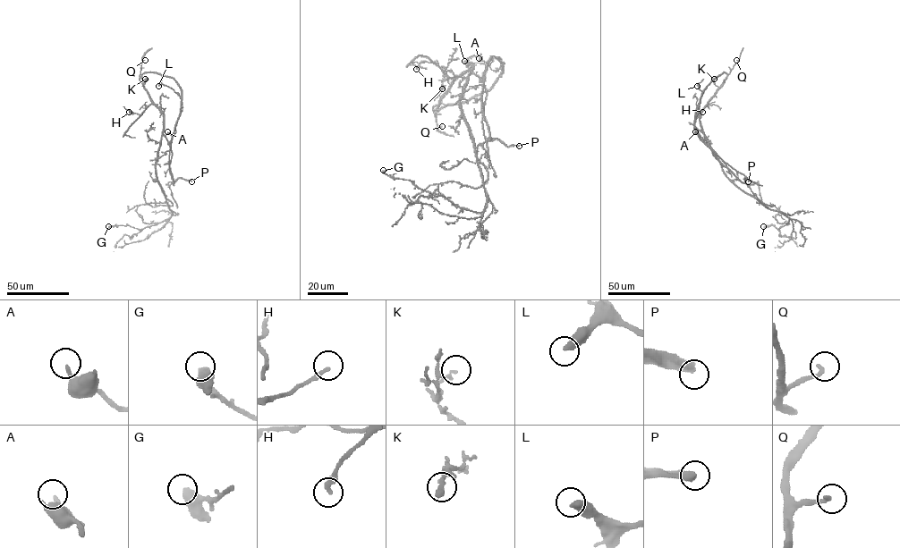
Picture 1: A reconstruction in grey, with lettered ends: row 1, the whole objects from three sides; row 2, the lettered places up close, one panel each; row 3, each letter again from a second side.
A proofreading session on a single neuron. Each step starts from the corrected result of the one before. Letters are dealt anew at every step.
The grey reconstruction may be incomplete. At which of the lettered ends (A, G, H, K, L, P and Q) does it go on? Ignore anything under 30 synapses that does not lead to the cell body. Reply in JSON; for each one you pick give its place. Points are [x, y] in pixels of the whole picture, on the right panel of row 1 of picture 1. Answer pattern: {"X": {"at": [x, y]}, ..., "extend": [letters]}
{"A": {"at": [695, 131]}, "L": {"at": [697, 86]}, "P": {"at": [748, 181]}, "extend": ["A", "L", "P"]}

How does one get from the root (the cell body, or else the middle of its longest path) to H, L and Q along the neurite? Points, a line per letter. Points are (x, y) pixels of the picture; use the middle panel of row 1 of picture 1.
H: (461, 107), (460, 97), (472, 66), (455, 78), (450, 78), (435, 62), (422, 62), (416, 69)
L: (461, 107), (461, 95), (482, 84), (490, 58), (497, 57), (502, 66), (493, 70), (484, 63), (464, 61)
Q: (461, 107), (460, 97), (472, 66), (454, 80), (441, 102), (434, 106), (437, 128), (442, 126)

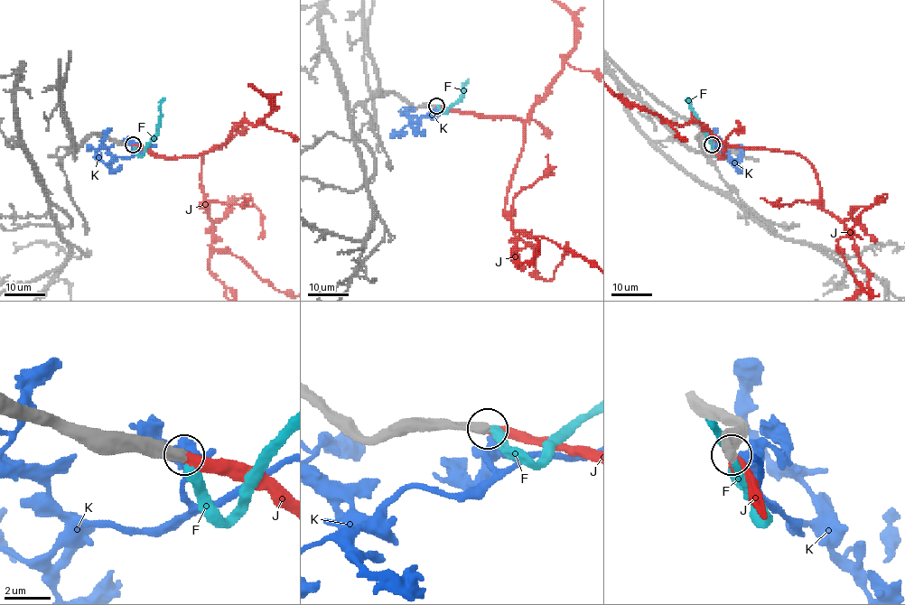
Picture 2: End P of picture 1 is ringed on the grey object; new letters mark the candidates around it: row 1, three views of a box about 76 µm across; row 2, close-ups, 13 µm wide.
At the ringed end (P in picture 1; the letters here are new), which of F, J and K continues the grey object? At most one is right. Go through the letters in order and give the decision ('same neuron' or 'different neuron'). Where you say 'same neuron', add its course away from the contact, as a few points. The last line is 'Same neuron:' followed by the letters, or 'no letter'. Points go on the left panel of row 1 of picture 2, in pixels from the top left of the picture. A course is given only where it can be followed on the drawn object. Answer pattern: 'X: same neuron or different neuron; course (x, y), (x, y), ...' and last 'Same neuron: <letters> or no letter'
F: different neuron
J: same neuron
K: different neuron
Same neuron: J

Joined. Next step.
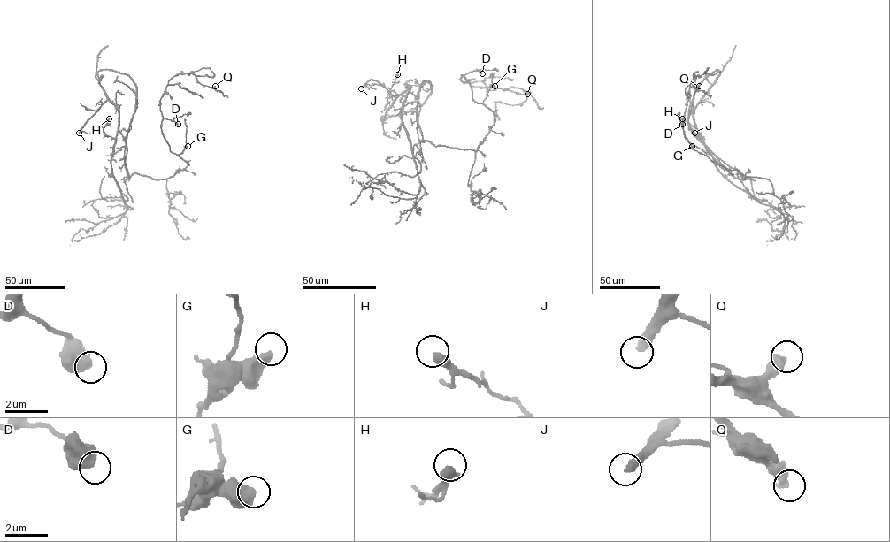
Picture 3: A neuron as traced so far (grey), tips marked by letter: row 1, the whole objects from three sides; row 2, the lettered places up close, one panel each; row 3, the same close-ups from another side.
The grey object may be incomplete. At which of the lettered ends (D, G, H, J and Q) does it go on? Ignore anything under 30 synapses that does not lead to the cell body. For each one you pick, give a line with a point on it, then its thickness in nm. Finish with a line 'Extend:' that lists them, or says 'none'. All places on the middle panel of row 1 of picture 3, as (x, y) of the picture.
J: Place: (361, 88). Thickness 400 nm
Extend: J

